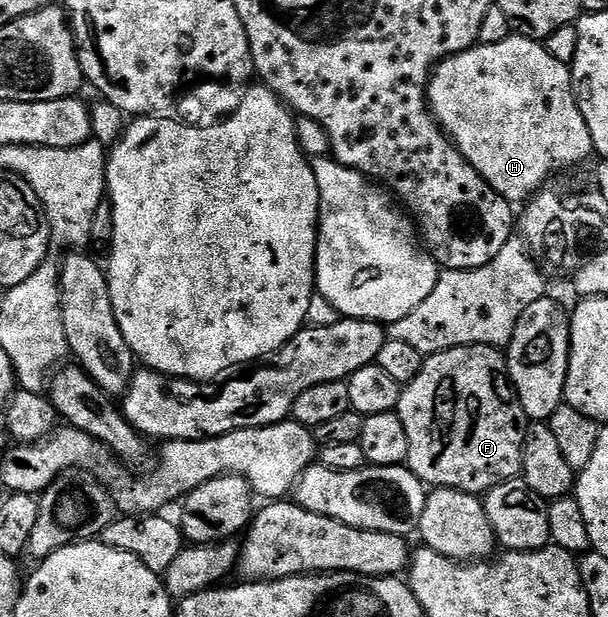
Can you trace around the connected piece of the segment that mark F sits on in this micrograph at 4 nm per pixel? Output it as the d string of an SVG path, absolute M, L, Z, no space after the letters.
M459 346L427 355L422 372L401 389L395 413L402 420L402 428L406 428L406 440L410 440L406 465L429 487L483 496L498 484L521 477L524 430L520 422L525 416L508 381L505 355L497 347Z

